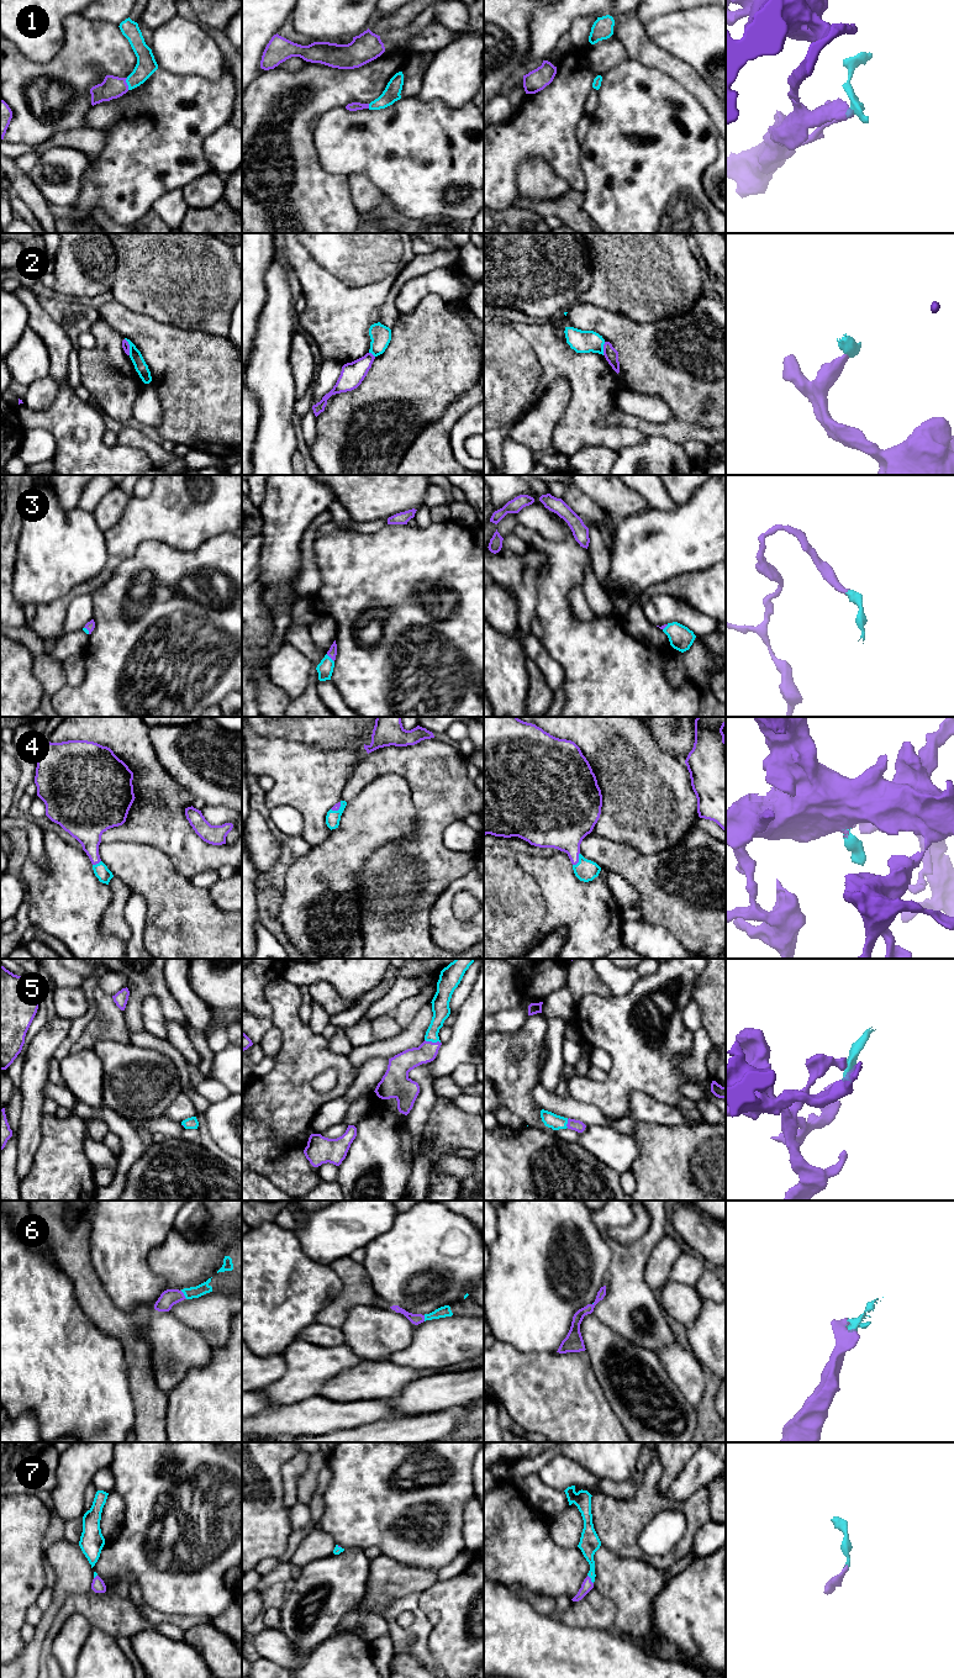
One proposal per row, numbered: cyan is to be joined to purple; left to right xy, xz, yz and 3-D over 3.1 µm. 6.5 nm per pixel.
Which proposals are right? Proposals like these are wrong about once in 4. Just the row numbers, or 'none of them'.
1, 3, 4, 5, 6, 7

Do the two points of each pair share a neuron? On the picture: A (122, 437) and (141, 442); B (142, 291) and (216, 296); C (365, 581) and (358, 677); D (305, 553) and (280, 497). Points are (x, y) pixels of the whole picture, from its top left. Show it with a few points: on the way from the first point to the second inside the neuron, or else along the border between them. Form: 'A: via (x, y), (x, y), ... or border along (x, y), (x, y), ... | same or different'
A: via (127, 437), (136, 438) | same
B: via (161, 291), (198, 291) | same
C: via (347, 605), (347, 643), (352, 654) | same
D: border along (315, 517), (302, 536), (299, 571) | different

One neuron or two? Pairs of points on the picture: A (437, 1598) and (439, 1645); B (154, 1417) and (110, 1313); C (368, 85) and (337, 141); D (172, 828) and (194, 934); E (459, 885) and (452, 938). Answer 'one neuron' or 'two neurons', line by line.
A: one neuron
B: one neuron
C: two neurons
D: two neurons
E: one neuron

